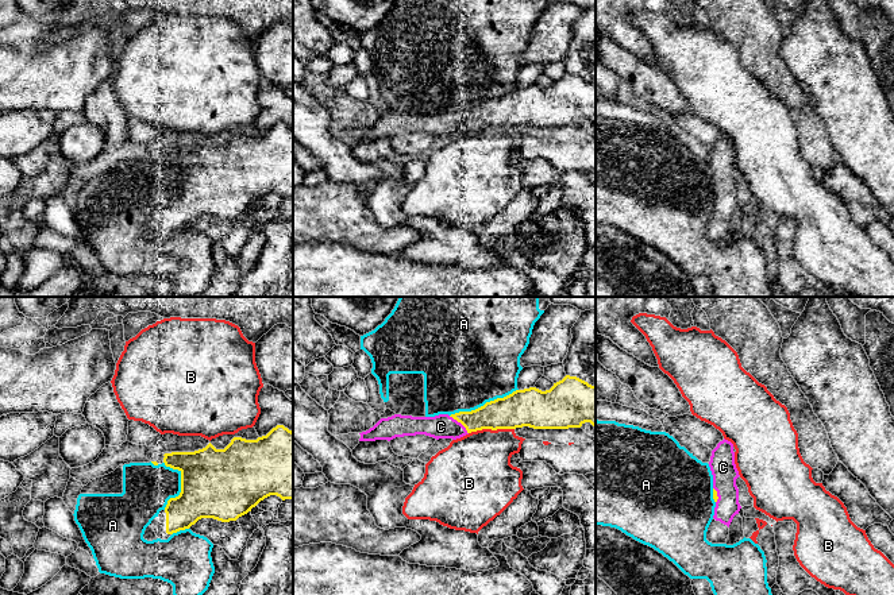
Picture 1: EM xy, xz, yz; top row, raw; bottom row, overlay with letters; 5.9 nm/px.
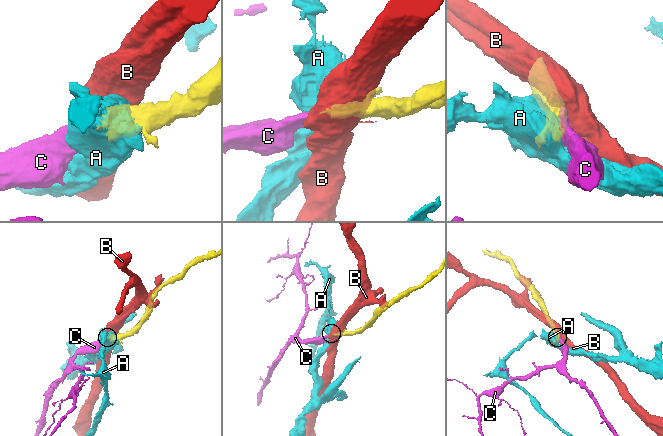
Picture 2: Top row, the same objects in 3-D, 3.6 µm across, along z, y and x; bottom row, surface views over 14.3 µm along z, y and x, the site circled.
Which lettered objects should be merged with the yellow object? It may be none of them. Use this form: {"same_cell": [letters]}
{"same_cell": ["C"]}

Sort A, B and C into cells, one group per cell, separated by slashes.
A / B / C

